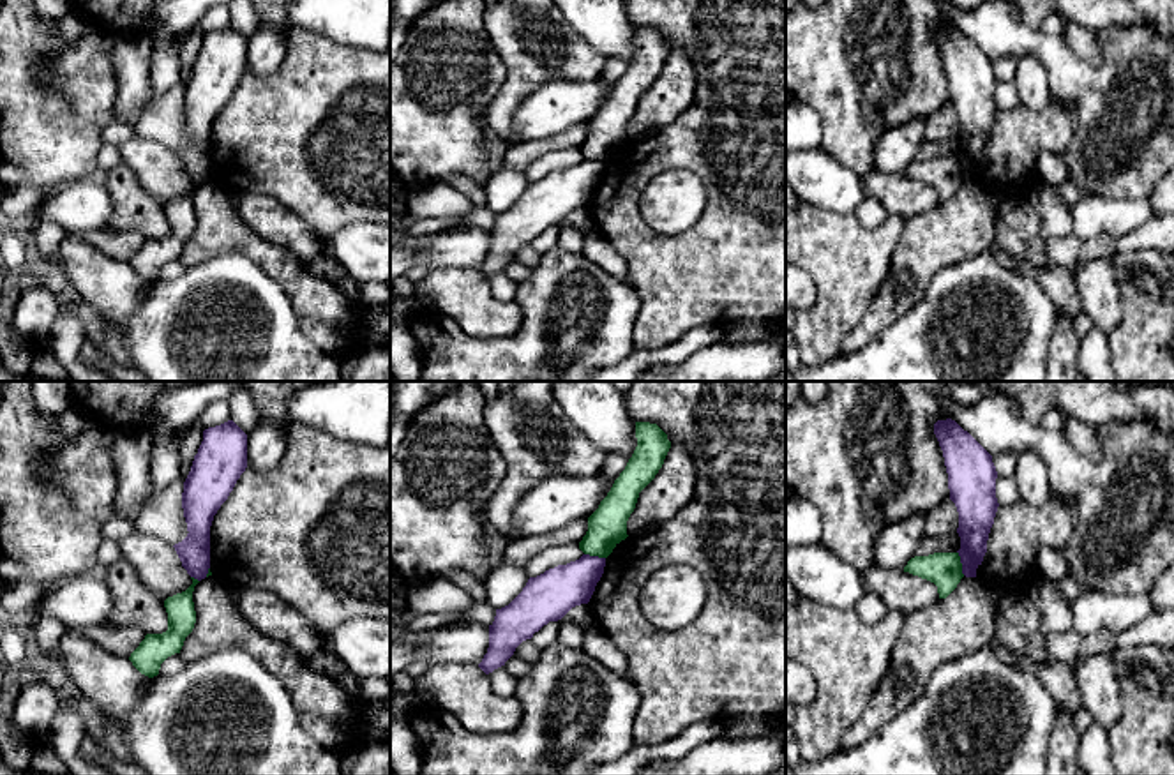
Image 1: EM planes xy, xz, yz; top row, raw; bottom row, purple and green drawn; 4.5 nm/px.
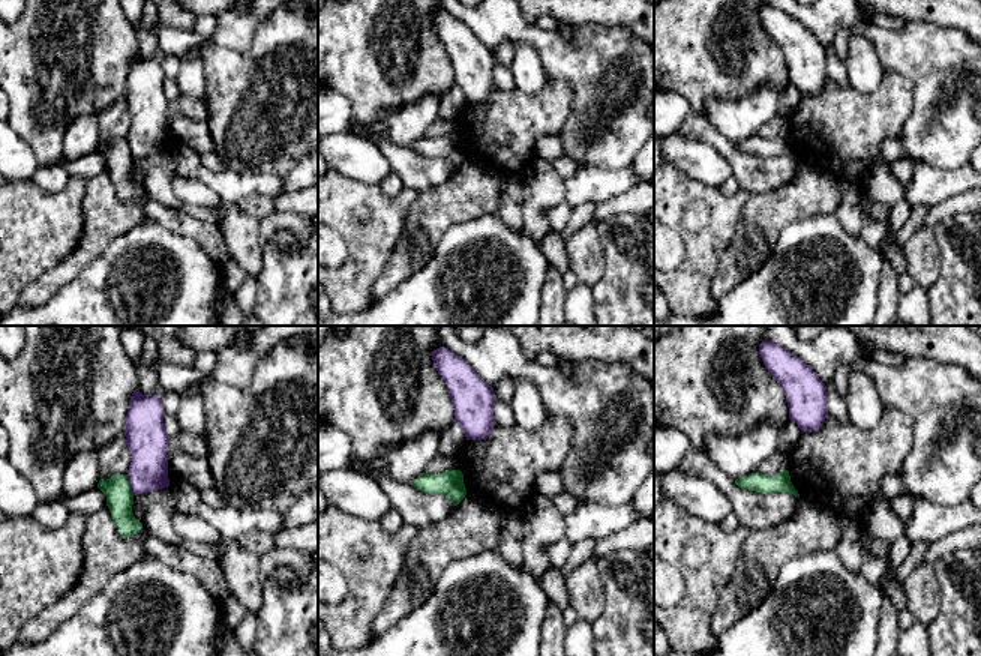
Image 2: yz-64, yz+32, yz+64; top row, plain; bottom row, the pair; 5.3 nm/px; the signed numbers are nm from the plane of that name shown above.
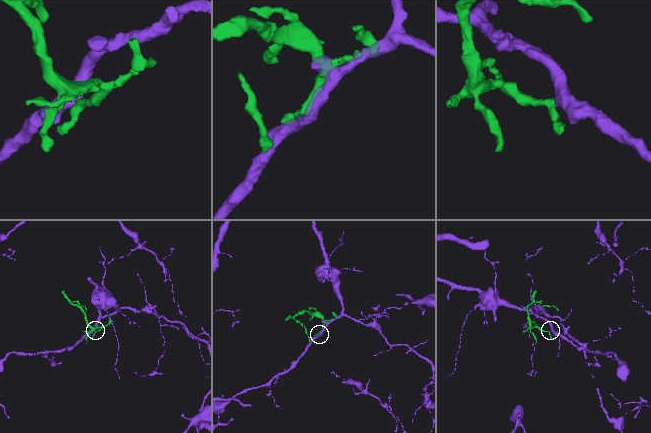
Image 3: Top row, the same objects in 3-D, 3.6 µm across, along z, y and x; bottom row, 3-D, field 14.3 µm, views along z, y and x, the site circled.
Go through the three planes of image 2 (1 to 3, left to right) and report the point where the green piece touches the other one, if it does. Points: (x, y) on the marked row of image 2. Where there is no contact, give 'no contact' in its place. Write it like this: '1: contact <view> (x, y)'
1: contact yz-64 (129, 484)
2: no contact
3: no contact

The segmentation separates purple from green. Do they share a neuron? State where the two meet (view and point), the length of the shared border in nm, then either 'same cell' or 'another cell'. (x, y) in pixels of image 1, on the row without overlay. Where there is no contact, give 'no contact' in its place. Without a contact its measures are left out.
yz (961, 166) | 120 nm | another cell

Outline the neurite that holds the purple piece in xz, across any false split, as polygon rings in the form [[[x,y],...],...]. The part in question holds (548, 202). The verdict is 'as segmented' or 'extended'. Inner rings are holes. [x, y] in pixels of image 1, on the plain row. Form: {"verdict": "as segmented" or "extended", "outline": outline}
{"verdict": "as segmented", "outline": [[[583,159],[530,182],[523,196],[496,214],[489,229],[489,252],[478,272],[489,279],[505,270],[516,252],[549,226],[561,224],[572,212],[588,208],[606,171],[606,162]]]}

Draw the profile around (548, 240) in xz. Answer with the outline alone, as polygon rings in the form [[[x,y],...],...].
[[[549,226],[538,237],[533,238],[531,247],[540,254],[558,249],[558,226]]]

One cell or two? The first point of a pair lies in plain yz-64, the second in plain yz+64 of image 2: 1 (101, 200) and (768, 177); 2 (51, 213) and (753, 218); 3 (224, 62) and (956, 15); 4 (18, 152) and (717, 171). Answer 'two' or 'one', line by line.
1: two
2: two
3: two
4: one

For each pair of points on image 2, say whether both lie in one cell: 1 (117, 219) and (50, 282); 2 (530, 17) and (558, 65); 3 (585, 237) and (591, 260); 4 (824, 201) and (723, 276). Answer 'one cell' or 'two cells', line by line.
1: one cell
2: two cells
3: one cell
4: one cell

